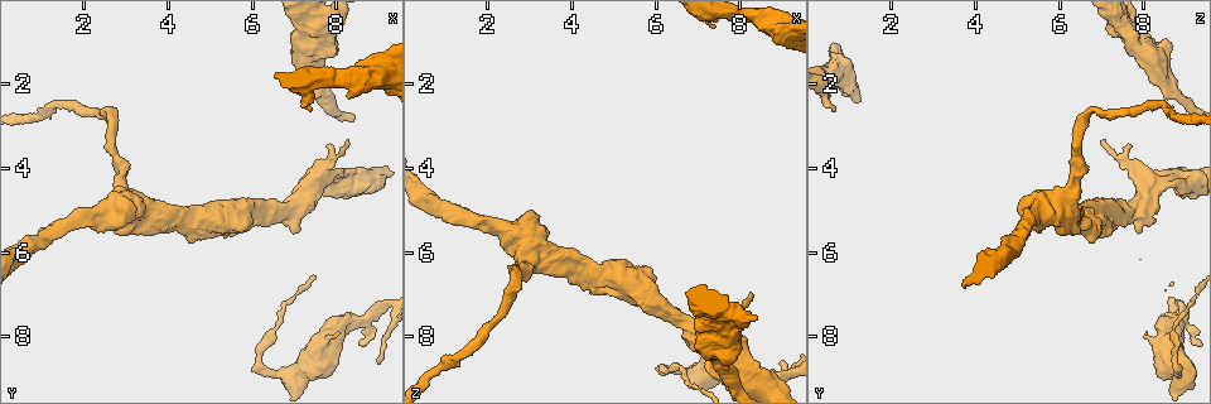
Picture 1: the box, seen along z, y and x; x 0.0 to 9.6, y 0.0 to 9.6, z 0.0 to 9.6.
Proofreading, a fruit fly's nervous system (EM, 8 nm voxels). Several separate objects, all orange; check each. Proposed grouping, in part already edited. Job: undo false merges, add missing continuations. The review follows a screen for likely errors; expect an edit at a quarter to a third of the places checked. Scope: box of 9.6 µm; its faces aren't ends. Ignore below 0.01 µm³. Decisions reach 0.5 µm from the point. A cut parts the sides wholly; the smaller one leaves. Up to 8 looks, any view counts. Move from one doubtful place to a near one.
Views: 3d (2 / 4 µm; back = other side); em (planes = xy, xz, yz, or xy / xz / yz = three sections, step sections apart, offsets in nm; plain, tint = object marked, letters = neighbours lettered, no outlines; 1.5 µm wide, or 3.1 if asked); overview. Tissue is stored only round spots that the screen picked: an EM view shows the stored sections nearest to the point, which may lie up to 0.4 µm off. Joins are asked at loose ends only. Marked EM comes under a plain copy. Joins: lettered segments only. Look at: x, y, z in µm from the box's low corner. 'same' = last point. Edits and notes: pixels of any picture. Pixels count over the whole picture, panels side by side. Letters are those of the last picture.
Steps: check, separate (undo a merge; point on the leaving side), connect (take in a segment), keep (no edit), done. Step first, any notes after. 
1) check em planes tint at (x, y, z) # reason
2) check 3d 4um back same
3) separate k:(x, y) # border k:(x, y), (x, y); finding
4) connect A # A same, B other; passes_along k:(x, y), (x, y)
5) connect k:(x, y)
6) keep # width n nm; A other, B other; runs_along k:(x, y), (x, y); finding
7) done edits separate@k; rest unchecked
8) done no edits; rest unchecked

check 3d 2um at (7.35, 4.30, 9.00) # stops while still wide

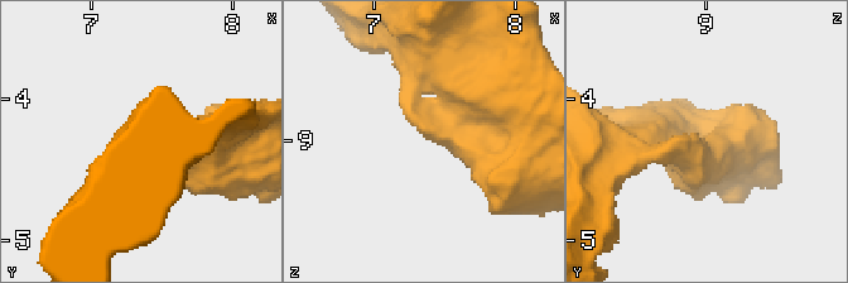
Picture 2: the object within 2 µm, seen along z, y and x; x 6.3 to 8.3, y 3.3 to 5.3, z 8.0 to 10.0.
check em planes letters at (7.36, 4.36, 9.00) # need the tissue

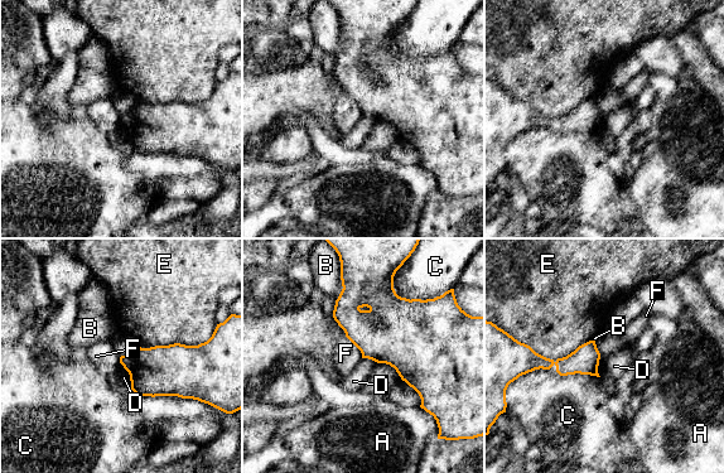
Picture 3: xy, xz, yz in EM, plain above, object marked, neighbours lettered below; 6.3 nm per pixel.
keep # A other, B other, C other, D other, E other, F other; border 3:(120, 362), (135, 392); none of them fits

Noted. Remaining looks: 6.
check em xy step 4 letters at (6.90, 0.75, 7.85) # stops while still wide

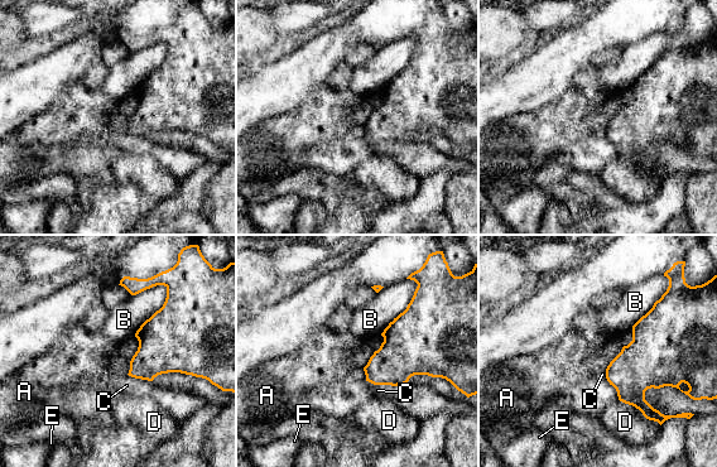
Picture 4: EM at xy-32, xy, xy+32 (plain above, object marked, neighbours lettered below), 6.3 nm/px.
check em planes letters same # another direction

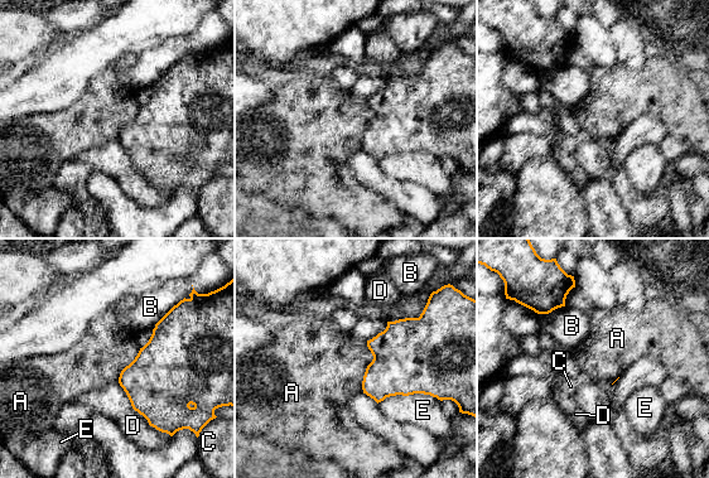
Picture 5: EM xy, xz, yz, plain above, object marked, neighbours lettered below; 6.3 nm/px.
keep # A other, B other, C other, D other, E other; none of them fits

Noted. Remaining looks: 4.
check 3d 2um at (6.20, 8.70, 8.75) # sharp bend

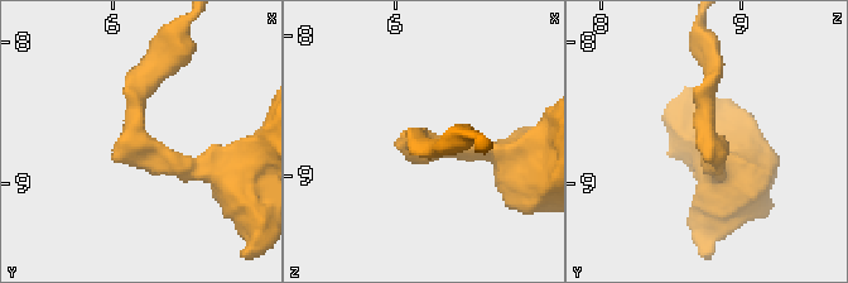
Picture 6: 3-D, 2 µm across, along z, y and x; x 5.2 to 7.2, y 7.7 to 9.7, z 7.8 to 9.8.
check em xz step 4 tint at (6.16, 8.72, 8.78) # arm_widths 160, 400 nm

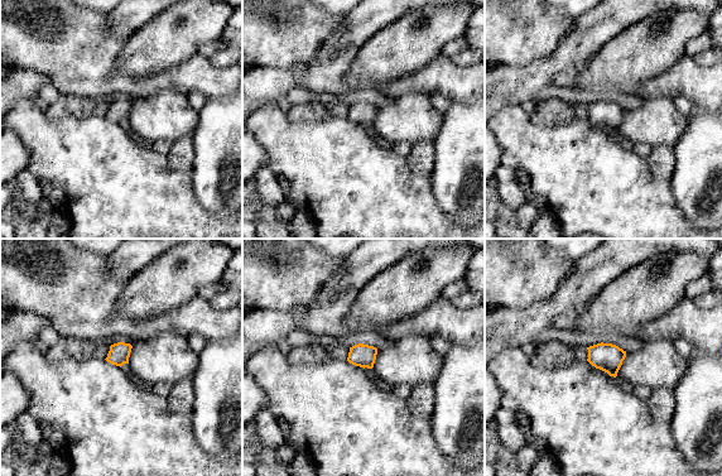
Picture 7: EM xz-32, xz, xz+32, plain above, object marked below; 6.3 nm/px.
check em planes letters same # another direction

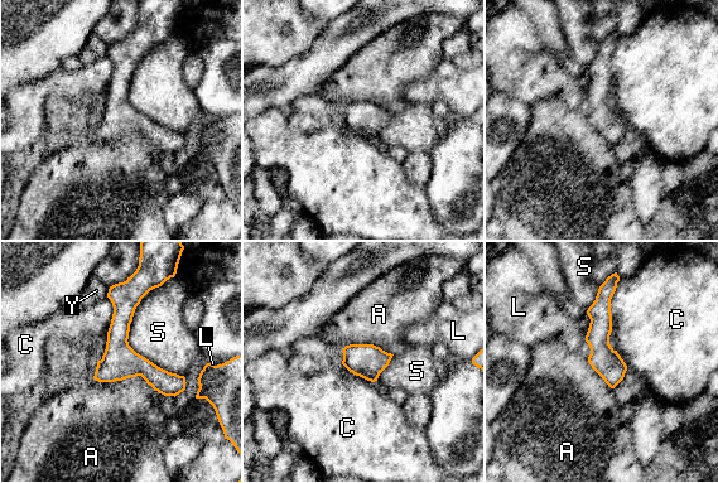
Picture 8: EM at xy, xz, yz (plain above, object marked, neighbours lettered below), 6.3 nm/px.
keep # longest_contact S 600 nm; A other, C other, L other, S other, Y other; runs_along 8:(128, 286), (121, 347), (173, 392); continuous, no second neuron

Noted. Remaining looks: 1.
done no edits; rest unchecked

